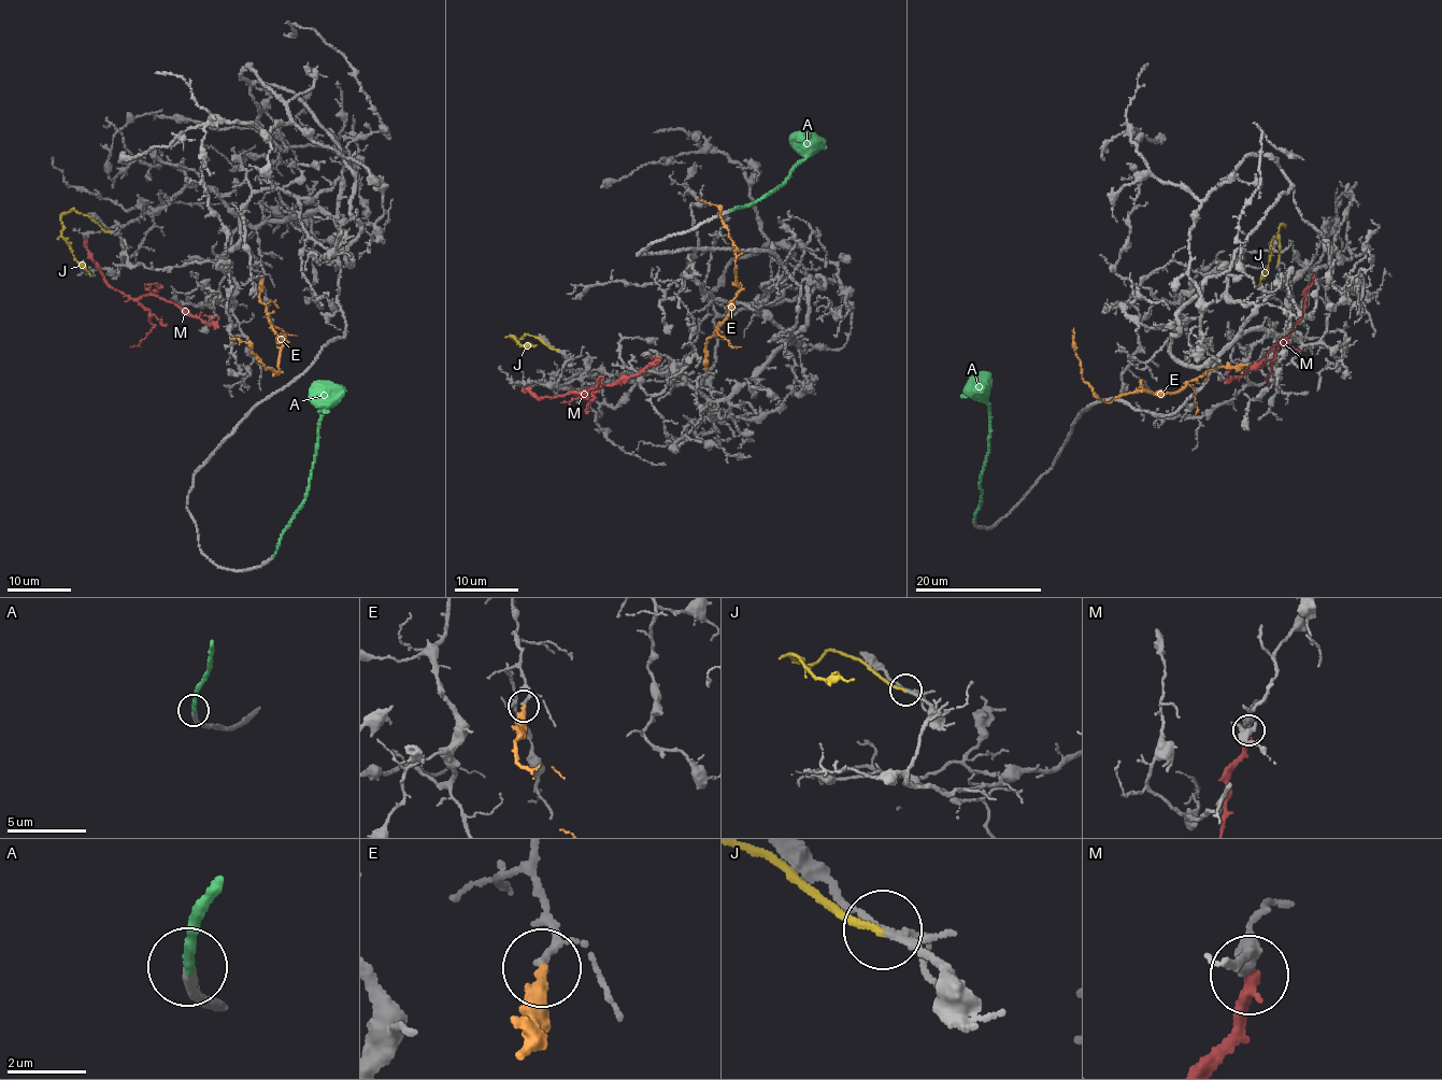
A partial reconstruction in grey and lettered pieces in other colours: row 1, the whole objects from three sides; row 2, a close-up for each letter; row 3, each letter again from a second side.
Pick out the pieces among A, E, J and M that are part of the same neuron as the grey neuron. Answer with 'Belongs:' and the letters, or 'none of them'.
Belongs: A, E, J

